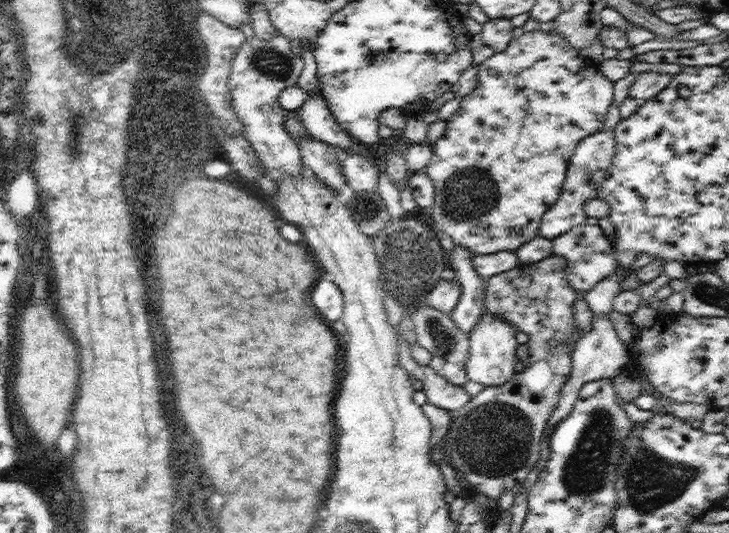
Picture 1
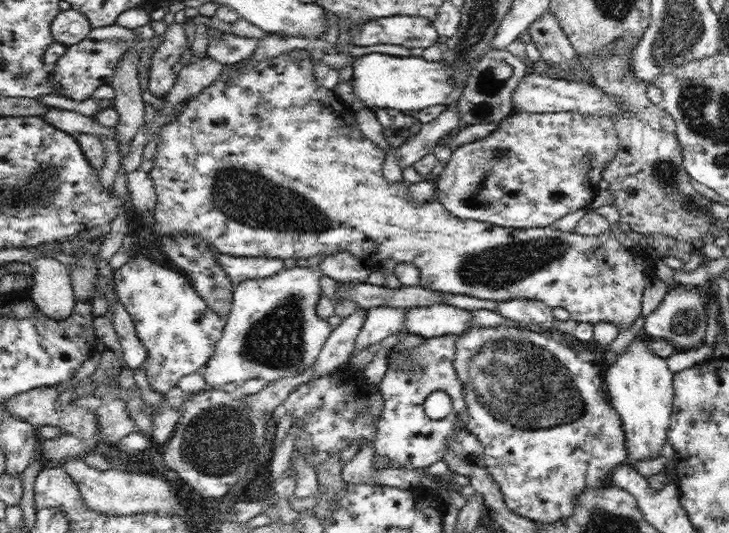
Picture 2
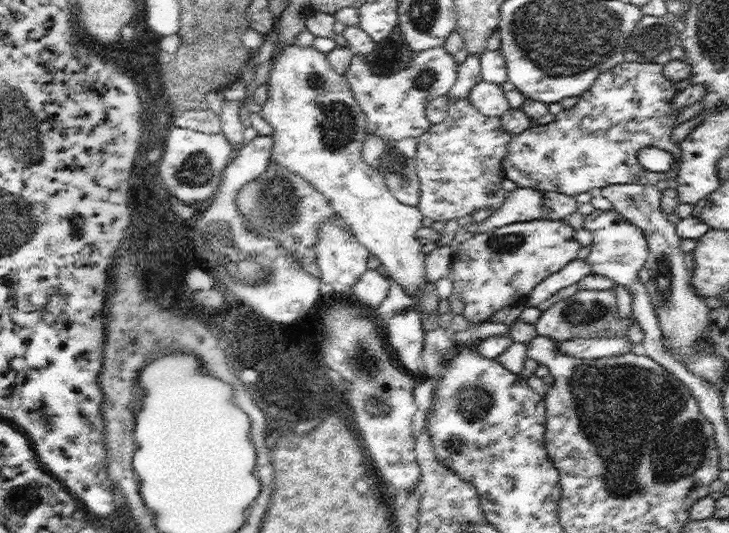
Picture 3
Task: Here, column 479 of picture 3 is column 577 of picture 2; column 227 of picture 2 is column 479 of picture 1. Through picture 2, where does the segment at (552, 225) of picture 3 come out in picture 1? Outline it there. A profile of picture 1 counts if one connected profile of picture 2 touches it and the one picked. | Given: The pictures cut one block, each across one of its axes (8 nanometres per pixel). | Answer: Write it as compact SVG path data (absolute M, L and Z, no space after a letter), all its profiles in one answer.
M525 32L519 38L513 38L507 46L505 52L501 54L493 54L489 56L483 64L477 66L477 88L465 96L457 108L457 112L445 120L445 136L441 140L437 140L431 148L433 148L433 156L427 164L427 168L423 170L431 182L433 182L433 204L431 204L431 218L435 222L435 226L443 232L449 234L455 242L455 246L467 248L473 254L493 254L493 252L515 252L517 248L521 248L527 240L535 238L539 234L539 224L541 218L545 216L545 212L549 208L553 208L553 204L557 204L557 200L561 198L561 188L565 184L565 176L567 176L567 168L569 168L569 160L571 154L575 152L577 144L581 144L581 140L597 134L603 130L603 118L609 112L609 108L613 106L613 82L607 80L597 64L583 60L579 54L579 50L575 50L573 46L569 46L561 36L557 36L557 32Z

